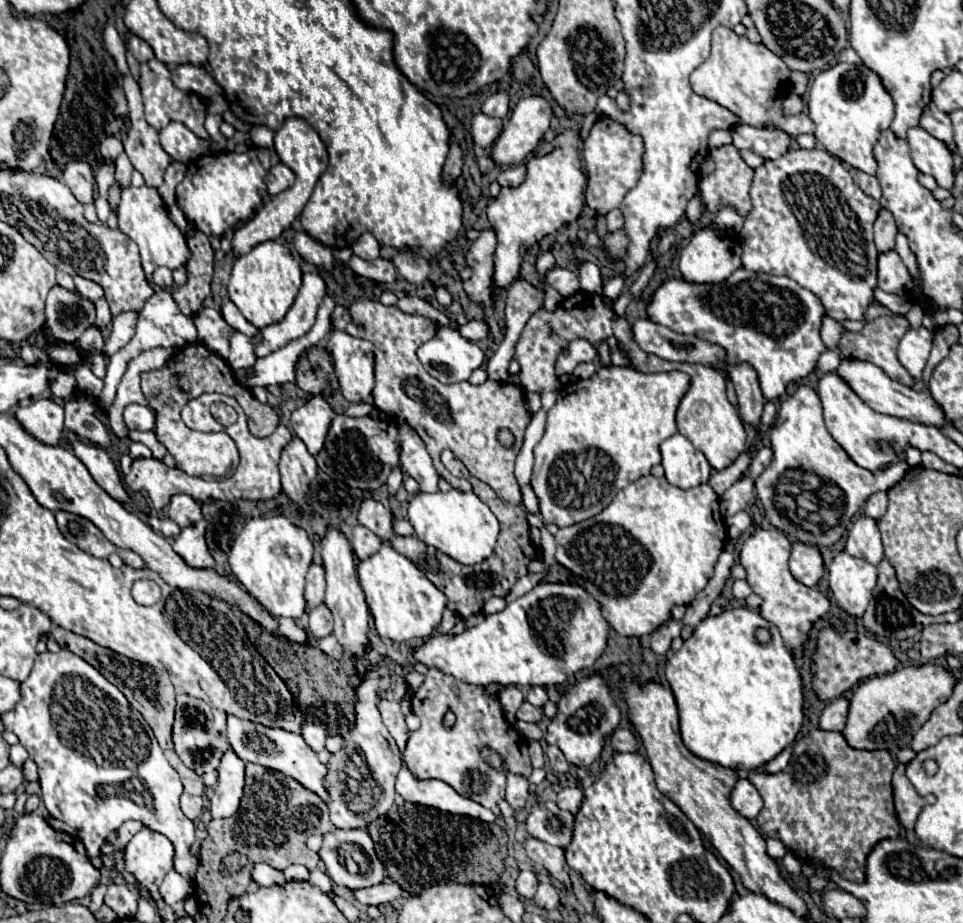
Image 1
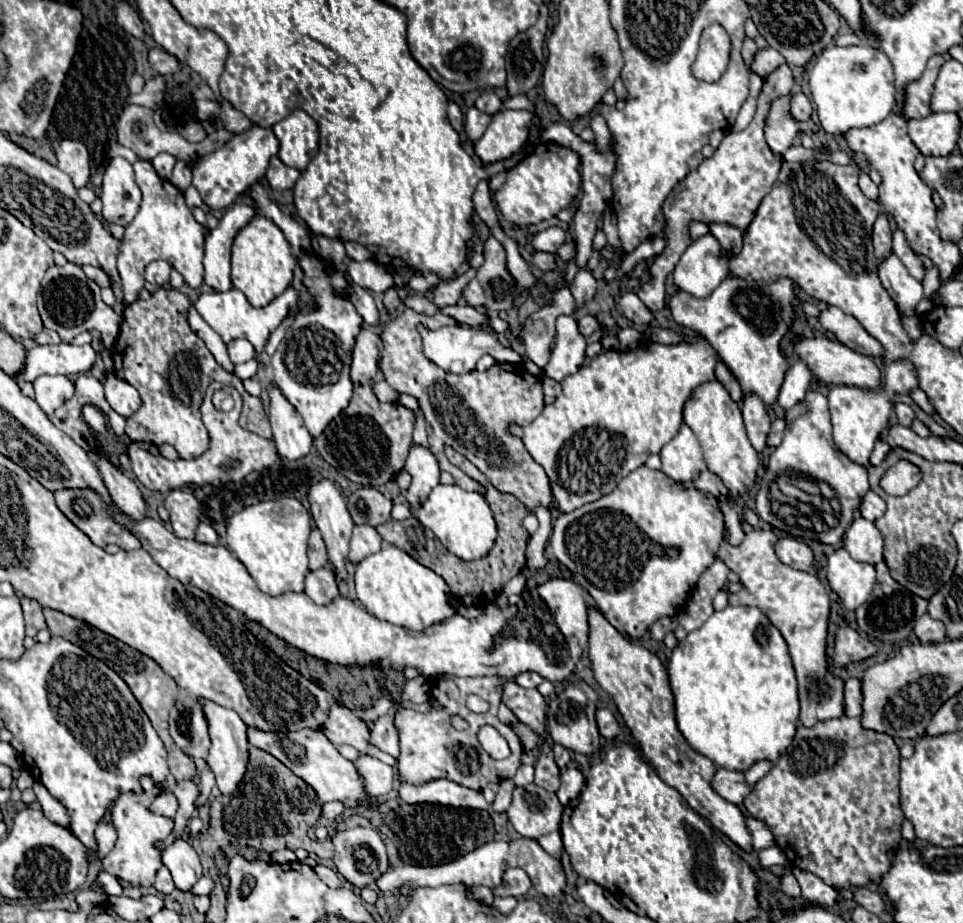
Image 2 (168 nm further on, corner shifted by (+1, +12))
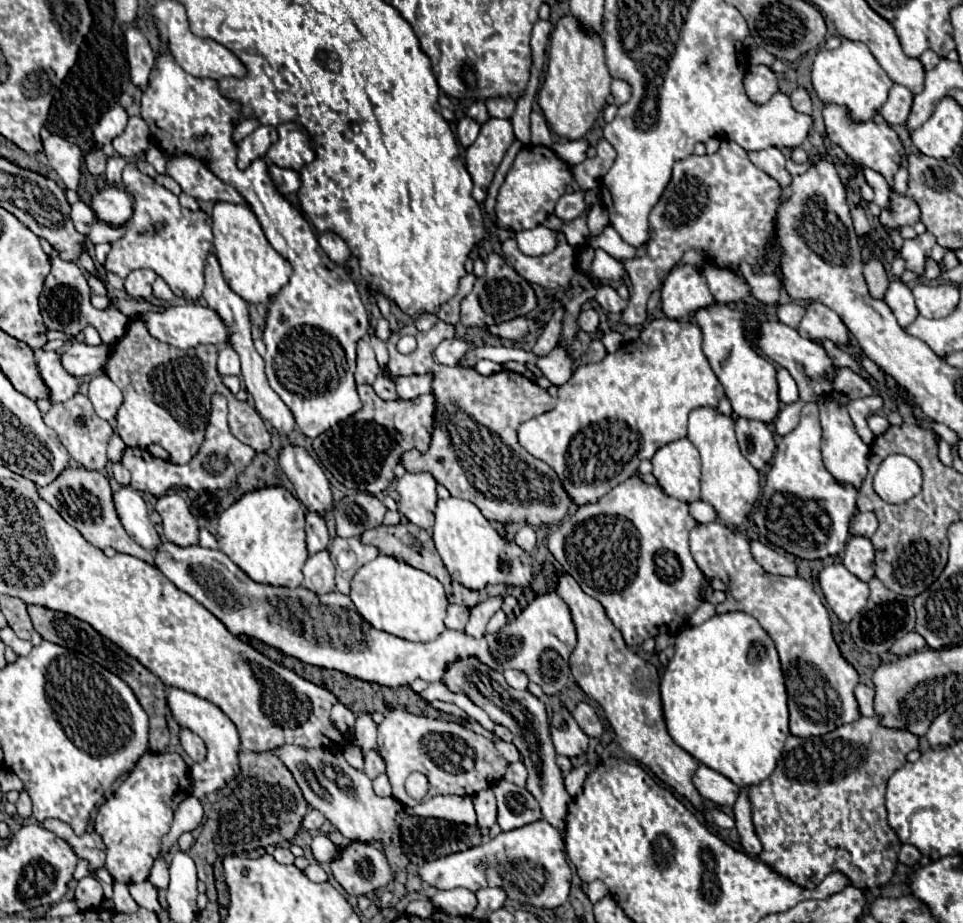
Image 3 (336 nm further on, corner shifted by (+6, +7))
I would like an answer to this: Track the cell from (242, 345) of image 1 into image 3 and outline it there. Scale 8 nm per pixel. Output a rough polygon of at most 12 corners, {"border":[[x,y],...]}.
{"border":[[229,345],[219,347],[217,371],[241,375],[237,353]]}

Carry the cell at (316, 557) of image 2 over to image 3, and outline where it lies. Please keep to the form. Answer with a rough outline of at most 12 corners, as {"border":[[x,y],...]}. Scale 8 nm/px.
{"border":[[307,511],[305,533],[309,553],[329,547],[327,521]]}

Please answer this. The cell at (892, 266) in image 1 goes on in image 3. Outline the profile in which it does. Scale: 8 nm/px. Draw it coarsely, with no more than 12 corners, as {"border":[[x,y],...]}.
{"border":[[891,279],[885,303],[903,329],[919,315],[911,289]]}

